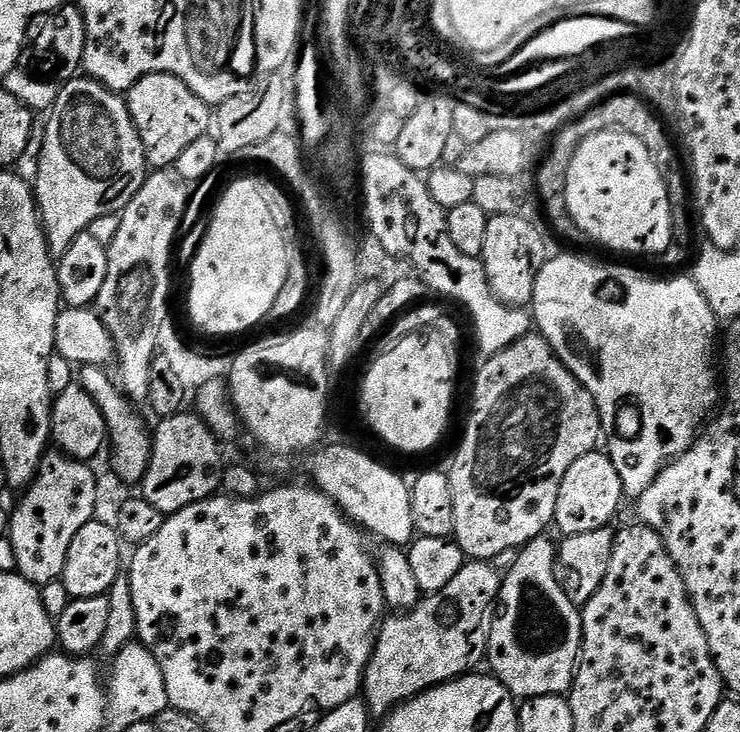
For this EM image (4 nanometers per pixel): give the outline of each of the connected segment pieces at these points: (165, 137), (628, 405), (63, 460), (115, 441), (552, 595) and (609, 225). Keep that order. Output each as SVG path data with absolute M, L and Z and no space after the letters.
M165 72L143 76L133 88L128 89L126 99L130 118L138 130L138 138L142 138L148 167L152 170L171 169L176 163L178 154L182 154L182 150L186 150L186 146L198 142L198 138L202 138L209 131L214 120L213 109L205 100L198 98L198 94L194 94L194 90L190 90L190 86L186 86L186 82L182 82L176 76L171 76Z
M556 256L553 260L552 257L545 259L534 286L530 315L535 327L539 335L544 337L544 341L556 351L557 358L572 371L574 378L578 378L578 382L582 382L582 386L586 386L586 390L600 407L600 423L603 435L606 437L606 444L608 440L607 451L614 462L614 470L618 470L618 478L622 478L624 495L628 498L641 496L650 486L650 482L658 478L658 474L666 465L671 464L686 450L692 448L698 433L705 427L710 413L718 404L718 368L717 365L716 368L712 365L712 355L715 352L717 355L718 352L718 336L716 340L718 321L714 310L710 310L710 302L706 302L702 290L698 290L696 281L691 275L680 275L684 276L678 277L677 280L655 280L654 277L643 276L632 268L611 268L608 264L591 264L580 256Z
M49 450L40 460L40 473L32 479L32 484L23 489L20 501L10 512L7 538L14 546L14 555L18 558L16 572L25 576L30 583L43 586L61 579L66 570L66 554L70 554L70 546L78 535L78 530L90 521L97 519L96 499L100 492L96 489L96 472L91 463L76 460L59 450Z
M86 365L78 372L80 387L94 398L94 406L102 410L102 418L108 427L108 444L112 448L112 468L128 484L139 485L144 479L148 463L152 457L152 437L150 428L144 425L142 417L136 413L137 405L124 395L119 383L108 377L109 369L98 365Z
M547 535L539 536L524 545L518 554L518 562L507 569L501 579L499 598L493 611L488 643L487 663L492 663L491 671L501 684L505 684L517 698L534 696L558 696L571 689L576 678L580 659L580 644L584 641L581 609L568 595L558 573L558 548L548 541Z
M619 130L595 132L586 138L586 142L582 142L582 146L578 146L574 162L570 162L570 174L566 174L566 206L570 210L570 218L574 218L585 237L589 236L616 252L637 252L640 256L659 257L674 244L674 213L664 175L654 162L650 150L646 150L646 146L642 146L634 134Z

